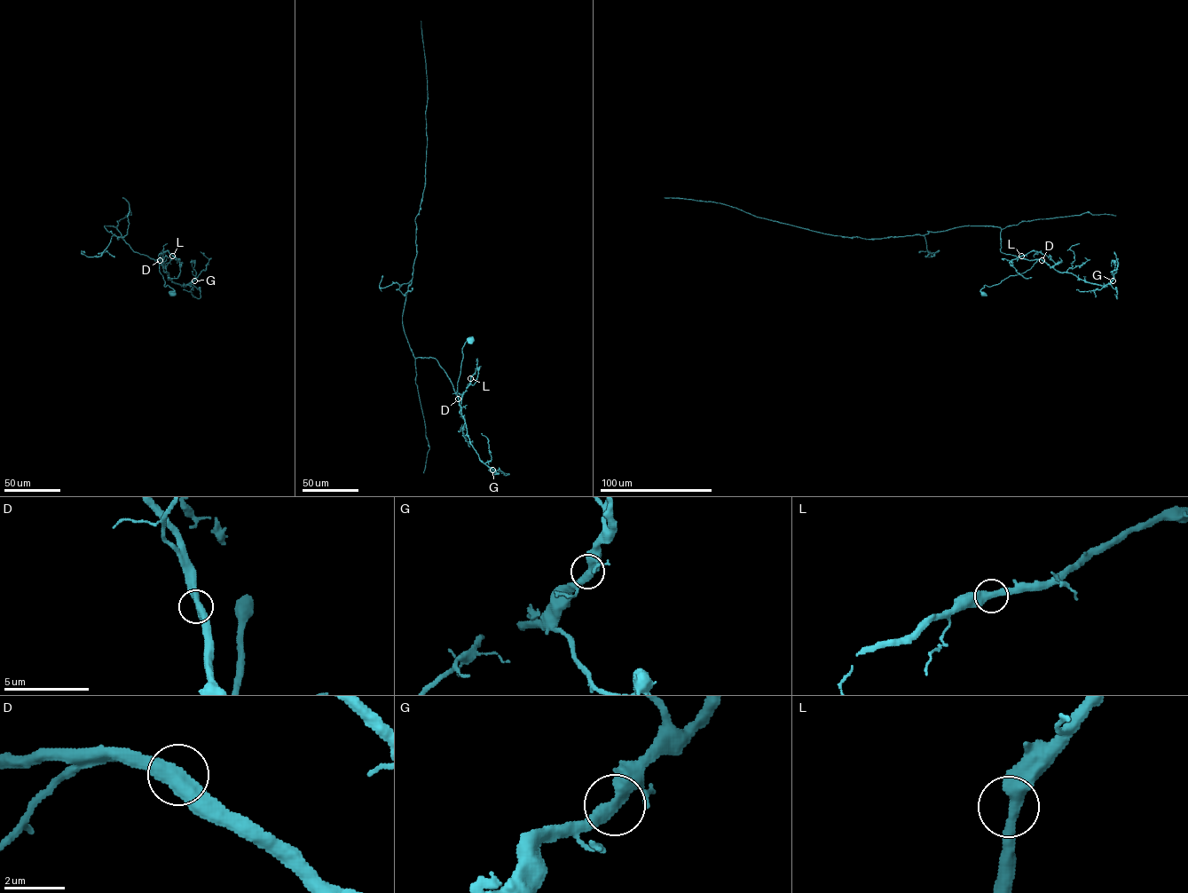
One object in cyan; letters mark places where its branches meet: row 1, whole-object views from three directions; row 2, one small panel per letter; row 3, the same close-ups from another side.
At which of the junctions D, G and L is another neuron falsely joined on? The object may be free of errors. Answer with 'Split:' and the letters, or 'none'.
Split: none

